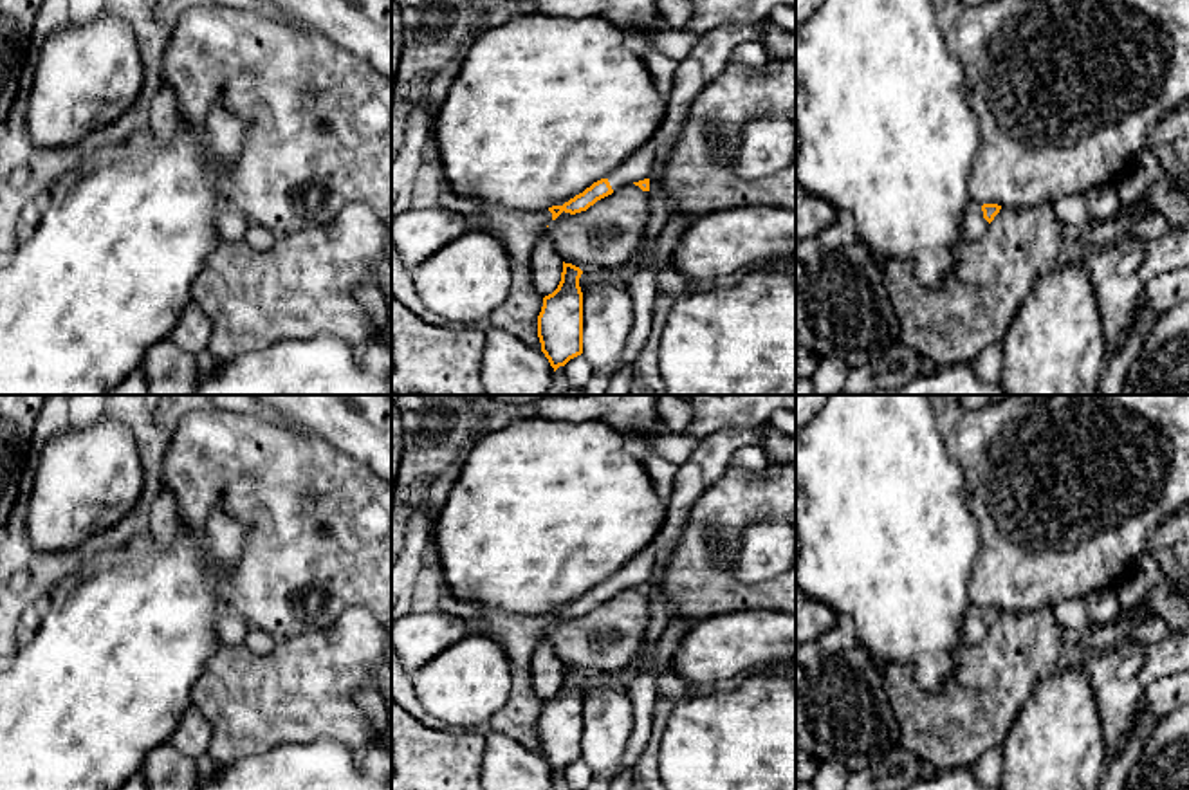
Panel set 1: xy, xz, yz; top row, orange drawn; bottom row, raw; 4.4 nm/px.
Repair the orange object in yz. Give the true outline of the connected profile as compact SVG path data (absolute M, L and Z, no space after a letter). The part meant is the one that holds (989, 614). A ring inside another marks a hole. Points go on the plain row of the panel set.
M969 606L962 622L962 640L967 646L972 646L985 638L989 628L1000 617L1001 610L998 608L978 608Z

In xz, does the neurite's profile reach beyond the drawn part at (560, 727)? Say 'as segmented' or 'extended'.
as segmented

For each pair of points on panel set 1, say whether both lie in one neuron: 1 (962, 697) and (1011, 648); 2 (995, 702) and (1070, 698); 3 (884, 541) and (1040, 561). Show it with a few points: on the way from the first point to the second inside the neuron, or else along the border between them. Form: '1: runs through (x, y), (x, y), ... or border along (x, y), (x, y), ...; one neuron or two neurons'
1: runs through (975, 684), (998, 661); one neuron
2: border along (1054, 670), (1036, 682), (1005, 738); two neurons
3: border along (971, 511), (978, 525), (978, 551), (967, 594); two neurons

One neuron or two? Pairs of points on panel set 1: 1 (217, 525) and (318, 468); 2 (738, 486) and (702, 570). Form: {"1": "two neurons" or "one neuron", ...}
{"1": "two neurons", "2": "one neuron"}

